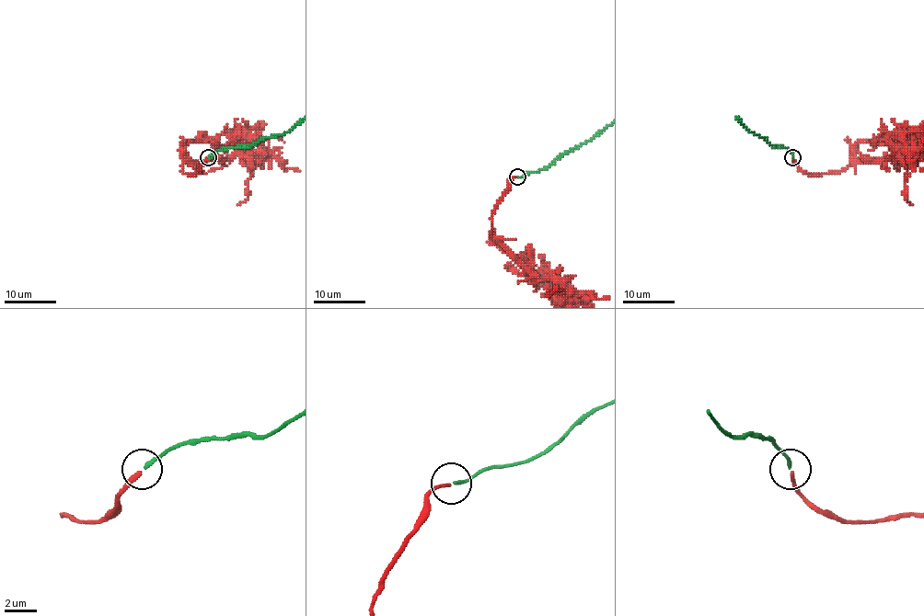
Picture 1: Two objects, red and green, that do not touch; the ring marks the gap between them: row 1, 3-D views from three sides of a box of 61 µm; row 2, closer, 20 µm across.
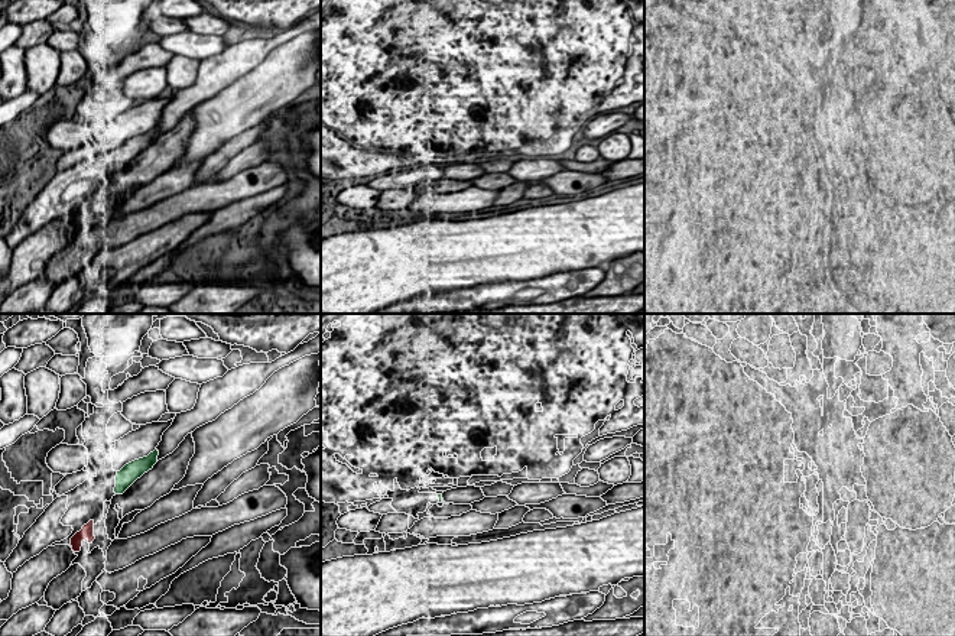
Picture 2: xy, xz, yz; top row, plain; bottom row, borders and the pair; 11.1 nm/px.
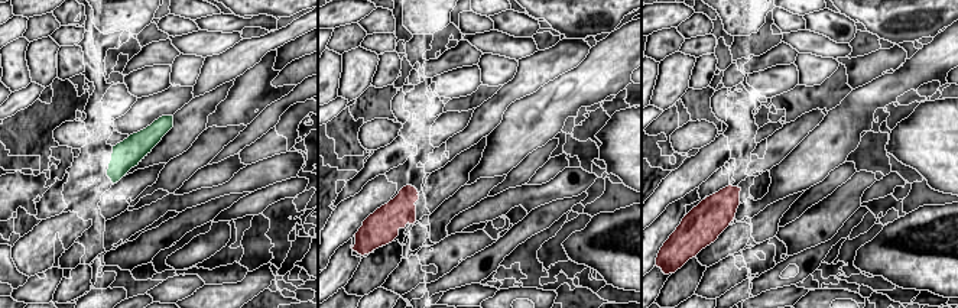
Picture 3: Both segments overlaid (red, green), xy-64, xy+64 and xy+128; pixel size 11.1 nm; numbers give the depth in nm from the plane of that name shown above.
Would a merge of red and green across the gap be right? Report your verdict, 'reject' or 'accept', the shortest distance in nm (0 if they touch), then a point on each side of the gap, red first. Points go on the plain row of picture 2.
reject; 400 nm apart; from red across xy (93, 197), (116, 169)

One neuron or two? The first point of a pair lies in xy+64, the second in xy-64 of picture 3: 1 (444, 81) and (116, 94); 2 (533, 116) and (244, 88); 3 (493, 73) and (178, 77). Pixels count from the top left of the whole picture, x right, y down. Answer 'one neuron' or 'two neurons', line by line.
1: two neurons
2: one neuron
3: one neuron

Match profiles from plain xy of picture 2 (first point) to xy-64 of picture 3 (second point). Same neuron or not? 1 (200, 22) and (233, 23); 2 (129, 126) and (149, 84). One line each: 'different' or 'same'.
1: same
2: different

